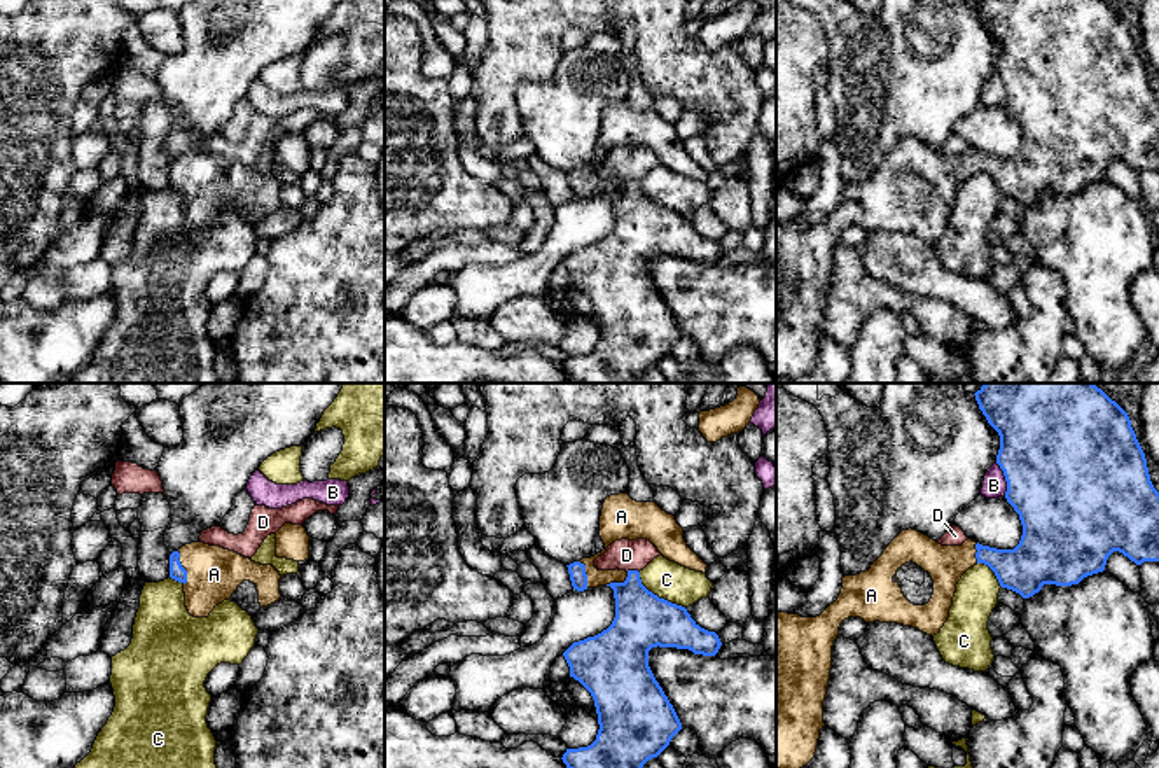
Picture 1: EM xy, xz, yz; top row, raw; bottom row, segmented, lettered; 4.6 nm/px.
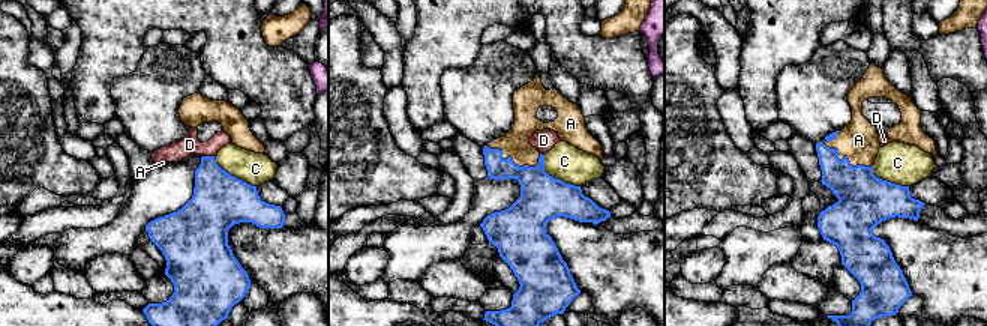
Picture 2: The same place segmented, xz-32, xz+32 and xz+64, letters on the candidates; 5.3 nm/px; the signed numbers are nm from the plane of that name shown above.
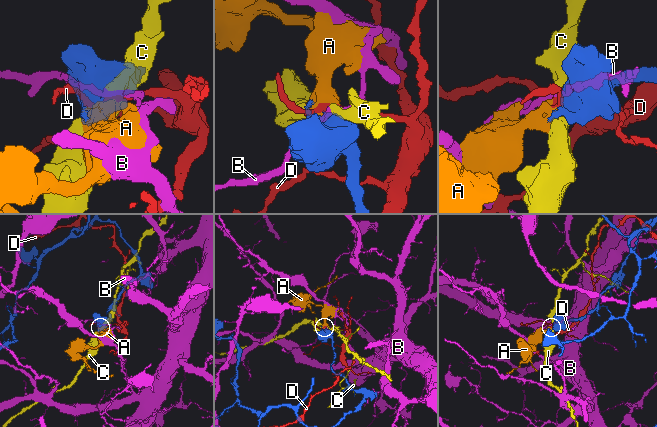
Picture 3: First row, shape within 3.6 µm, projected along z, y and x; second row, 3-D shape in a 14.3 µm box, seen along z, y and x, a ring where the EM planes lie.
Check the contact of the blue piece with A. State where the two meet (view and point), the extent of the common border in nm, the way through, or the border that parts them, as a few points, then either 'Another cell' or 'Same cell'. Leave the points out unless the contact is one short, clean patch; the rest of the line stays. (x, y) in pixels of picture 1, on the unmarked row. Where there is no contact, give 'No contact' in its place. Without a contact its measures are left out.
Touches blue at xy (184, 177). Shared border 160 nm. Path across: xy (177, 181), (184, 177), (203, 177), (214, 182). Same cell

